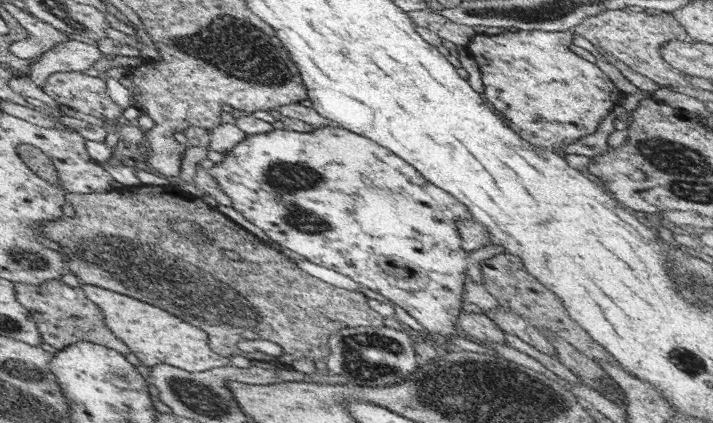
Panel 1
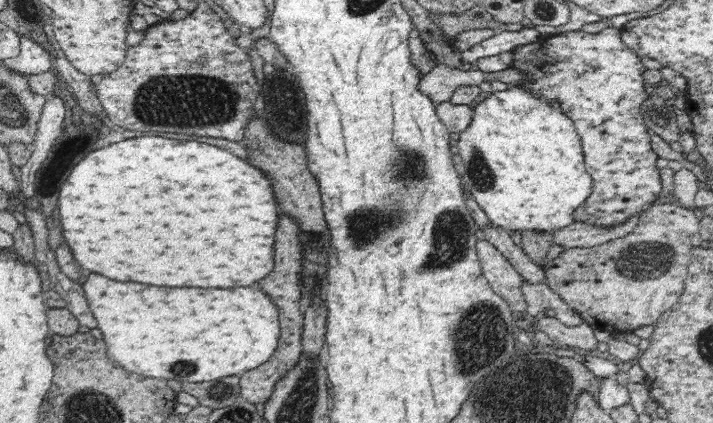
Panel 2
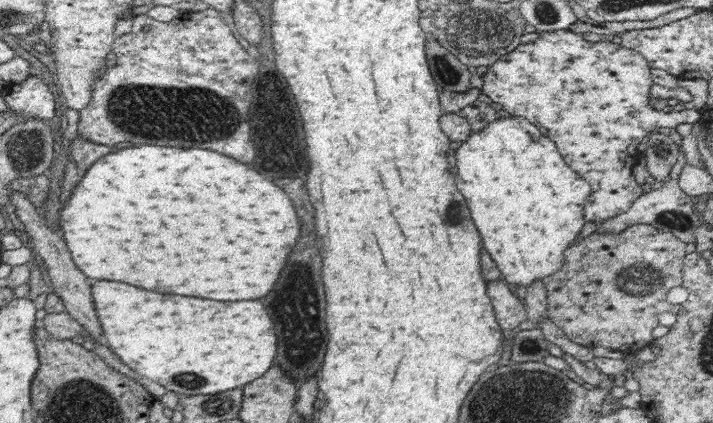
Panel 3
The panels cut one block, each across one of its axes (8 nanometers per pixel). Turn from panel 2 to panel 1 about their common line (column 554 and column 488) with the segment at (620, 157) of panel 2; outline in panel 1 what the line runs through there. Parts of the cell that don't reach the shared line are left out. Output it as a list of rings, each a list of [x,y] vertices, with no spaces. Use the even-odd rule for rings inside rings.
[[[544,30],[504,31],[497,35],[478,33],[466,48],[478,63],[484,96],[500,112],[506,124],[526,142],[550,152],[563,154],[562,148],[579,138],[596,132],[598,125],[616,106],[624,93],[616,88],[596,63],[588,62],[569,49],[574,32],[544,32]]]

